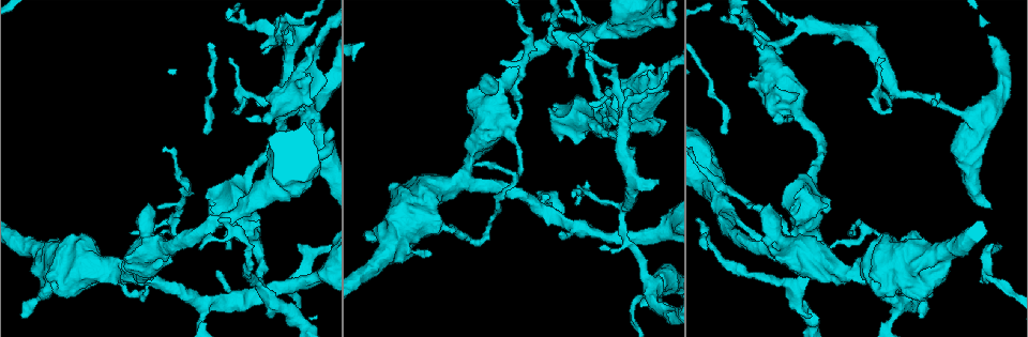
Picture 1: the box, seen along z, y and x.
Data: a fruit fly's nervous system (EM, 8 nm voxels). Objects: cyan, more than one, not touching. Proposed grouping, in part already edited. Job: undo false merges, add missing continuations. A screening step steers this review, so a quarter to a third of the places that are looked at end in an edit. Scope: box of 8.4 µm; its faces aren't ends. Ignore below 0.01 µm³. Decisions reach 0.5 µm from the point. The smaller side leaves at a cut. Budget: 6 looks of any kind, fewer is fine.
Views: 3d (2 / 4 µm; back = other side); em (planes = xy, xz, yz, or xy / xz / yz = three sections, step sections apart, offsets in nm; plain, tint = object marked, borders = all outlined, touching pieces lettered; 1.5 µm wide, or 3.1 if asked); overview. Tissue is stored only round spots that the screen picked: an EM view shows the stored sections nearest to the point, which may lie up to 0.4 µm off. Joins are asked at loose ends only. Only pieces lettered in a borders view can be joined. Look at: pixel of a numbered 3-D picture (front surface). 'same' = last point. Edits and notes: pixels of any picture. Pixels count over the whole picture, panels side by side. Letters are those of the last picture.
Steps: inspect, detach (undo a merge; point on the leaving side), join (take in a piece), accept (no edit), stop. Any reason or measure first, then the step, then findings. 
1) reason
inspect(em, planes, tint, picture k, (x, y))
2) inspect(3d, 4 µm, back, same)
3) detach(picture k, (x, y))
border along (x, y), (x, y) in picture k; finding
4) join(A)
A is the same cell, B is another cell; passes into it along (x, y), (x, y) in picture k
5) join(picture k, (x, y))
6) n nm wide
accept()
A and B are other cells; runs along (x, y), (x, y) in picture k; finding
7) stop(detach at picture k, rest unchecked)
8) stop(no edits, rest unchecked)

sharp bend
inspect(3d, 4 µm, picture 1, (307, 64))

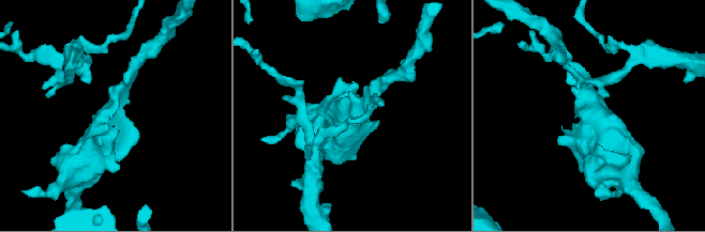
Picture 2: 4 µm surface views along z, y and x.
3 arms; arms of 200, 400, 500 nm
inspect(em, xy, step 8, tint, picture 2, (111, 110))

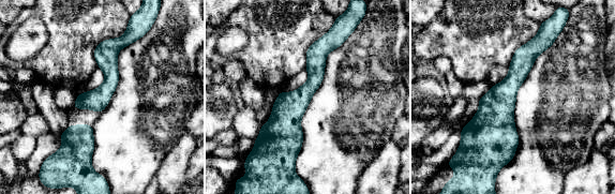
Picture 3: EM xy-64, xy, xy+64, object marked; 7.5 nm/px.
another direction
inspect(em, planes, borders, same)

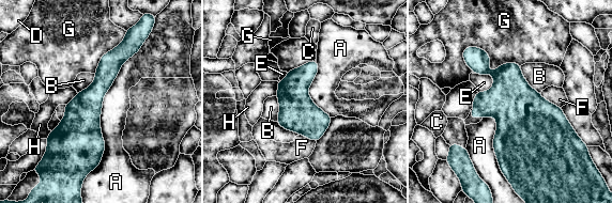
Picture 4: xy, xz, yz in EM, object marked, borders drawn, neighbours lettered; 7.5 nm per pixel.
accept()
A, B, C, D, E, F, G and H are other cells; runs along (124, 44), (88, 104), (88, 164) in picture 4; all the same neuron

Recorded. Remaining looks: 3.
branch point
inspect(3d, 4 µm, back, picture 1, (201, 303))

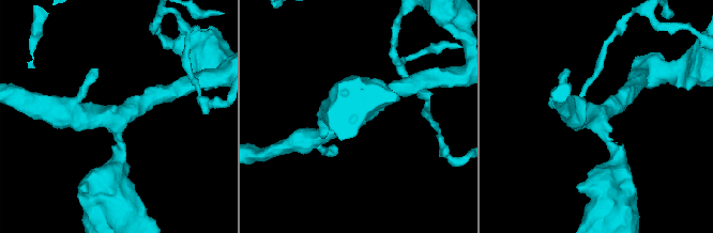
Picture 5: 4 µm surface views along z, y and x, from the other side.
3 arms; arms of 200, 240, 260 nm; shape alone is not enough
inspect(em, planes, plain, picture 5, (595, 116))

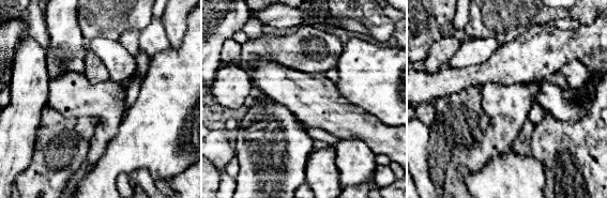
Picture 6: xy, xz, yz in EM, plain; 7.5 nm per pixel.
inspect(em, planes, borders, same)

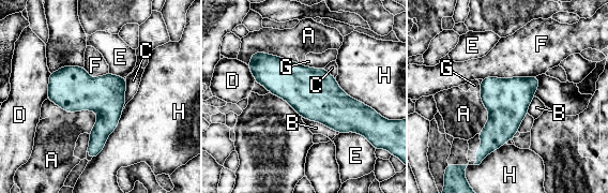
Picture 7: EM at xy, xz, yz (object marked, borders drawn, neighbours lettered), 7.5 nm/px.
accept()
A, B, C, D, E, F, G and H are other cells; border along (302, 116), (319, 121), (330, 129) in picture 7; all the same neuron

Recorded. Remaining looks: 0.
stop(no edits, rest unchecked)

